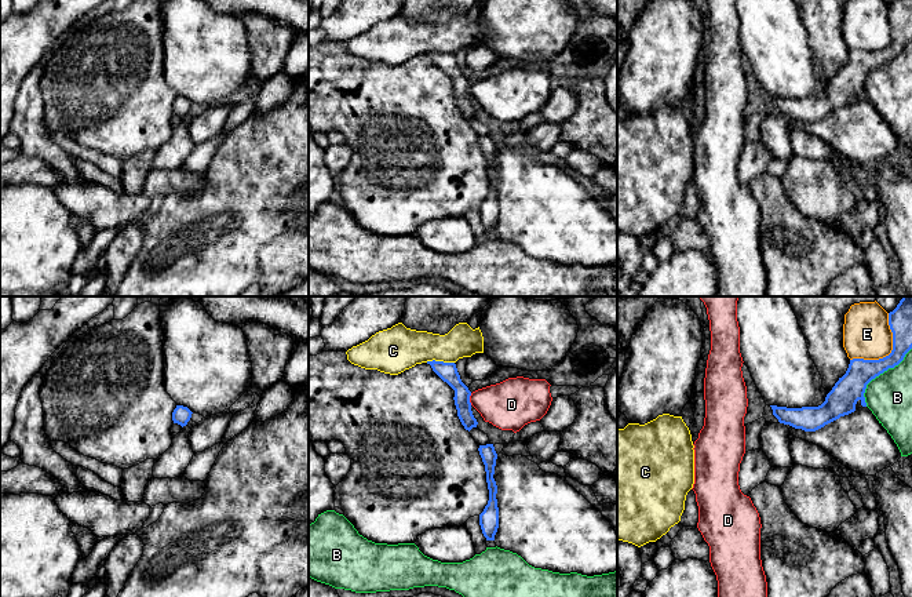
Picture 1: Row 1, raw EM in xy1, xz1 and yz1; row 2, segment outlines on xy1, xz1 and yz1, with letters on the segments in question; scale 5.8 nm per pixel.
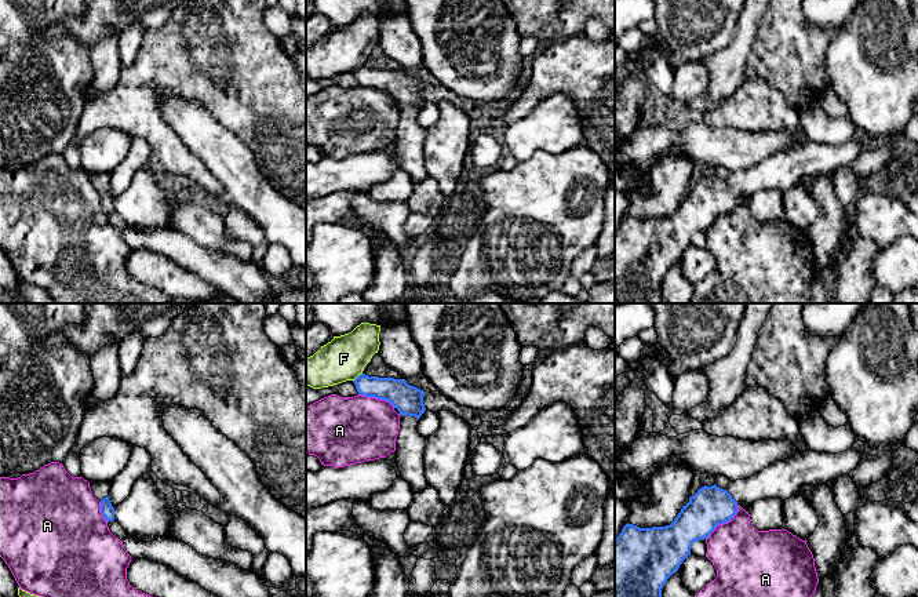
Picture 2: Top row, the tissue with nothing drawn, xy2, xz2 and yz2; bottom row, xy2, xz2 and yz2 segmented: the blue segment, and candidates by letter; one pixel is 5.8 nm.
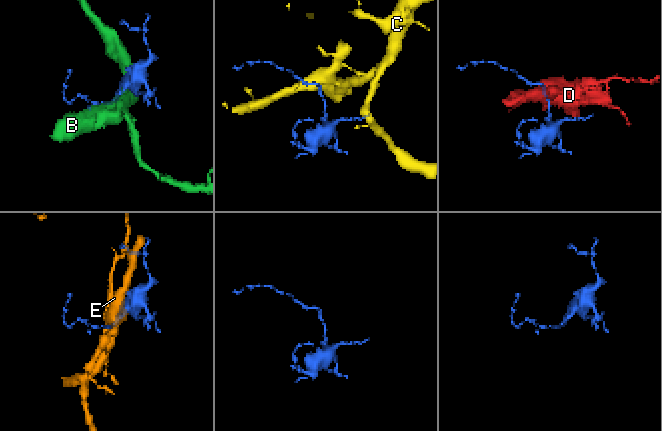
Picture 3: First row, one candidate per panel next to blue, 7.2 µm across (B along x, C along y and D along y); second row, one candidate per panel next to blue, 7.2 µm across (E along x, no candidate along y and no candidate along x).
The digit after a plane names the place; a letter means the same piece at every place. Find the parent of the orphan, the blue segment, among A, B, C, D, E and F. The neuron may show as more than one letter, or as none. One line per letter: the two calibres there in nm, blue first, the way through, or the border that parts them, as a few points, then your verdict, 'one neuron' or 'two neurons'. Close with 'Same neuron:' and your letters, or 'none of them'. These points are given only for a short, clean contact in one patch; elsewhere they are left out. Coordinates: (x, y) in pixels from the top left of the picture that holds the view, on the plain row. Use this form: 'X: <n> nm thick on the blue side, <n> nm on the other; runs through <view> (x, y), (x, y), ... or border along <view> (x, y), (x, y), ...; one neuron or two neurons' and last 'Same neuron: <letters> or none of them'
A: 240 nm thick on the blue side, 360 nm on the other; two neurons
B: 170 nm thick on the blue side, 280 nm on the other; two neurons
C: 110 nm thick on the blue side, 260 nm on the other; two neurons
D: 110 nm thick on the blue side, 280 nm on the other; border along xz1 (471, 84), (470, 95); two neurons
E: 160 nm thick on the blue side, 280 nm on the other; two neurons
F: 160 nm thick on the blue side, 260 nm on the other; two neurons
Same neuron: none of them

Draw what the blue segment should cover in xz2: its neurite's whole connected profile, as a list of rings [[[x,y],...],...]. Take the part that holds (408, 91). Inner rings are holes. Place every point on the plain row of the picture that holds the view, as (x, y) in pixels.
[[[365,65],[358,66],[354,72],[358,85],[367,88],[375,88],[379,91],[389,92],[400,103],[400,121],[396,130],[396,149],[398,160],[401,163],[401,170],[405,171],[414,185],[423,182],[429,175],[425,168],[425,139],[426,128],[420,127],[418,123],[418,113],[422,105],[426,102],[423,95],[425,83],[411,77],[405,70],[394,69],[378,69],[368,68]]]

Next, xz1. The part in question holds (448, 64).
[[[435,51],[427,52],[427,55],[430,55],[433,62],[455,81],[453,91],[457,101],[457,108],[464,120],[470,123],[473,119],[477,119],[478,113],[473,106],[470,94],[471,83],[462,73],[456,55]]]

